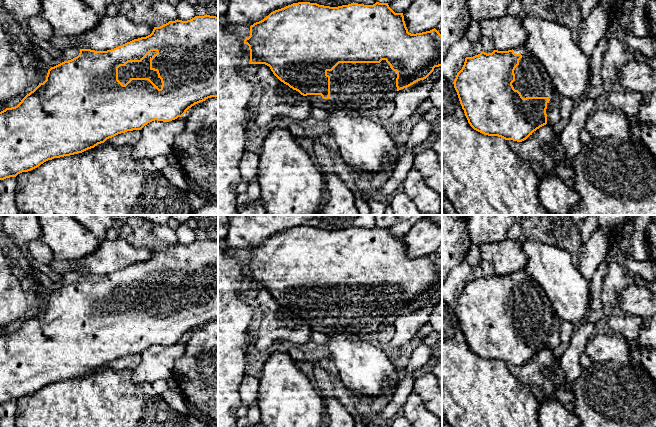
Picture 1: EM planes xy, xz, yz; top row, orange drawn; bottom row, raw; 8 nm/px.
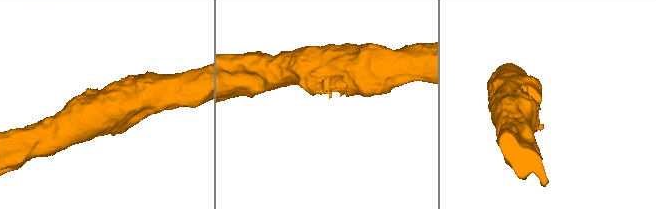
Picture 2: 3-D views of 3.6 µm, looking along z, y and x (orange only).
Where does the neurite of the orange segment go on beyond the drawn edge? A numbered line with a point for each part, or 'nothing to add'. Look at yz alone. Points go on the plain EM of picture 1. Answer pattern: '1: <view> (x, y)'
1: yz (531, 302)

